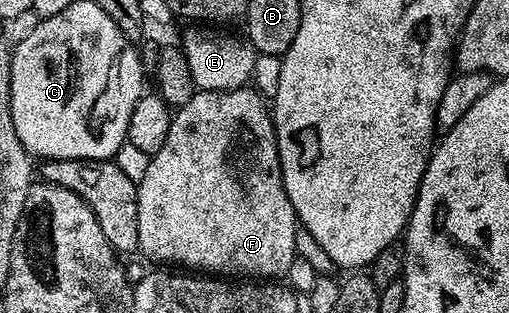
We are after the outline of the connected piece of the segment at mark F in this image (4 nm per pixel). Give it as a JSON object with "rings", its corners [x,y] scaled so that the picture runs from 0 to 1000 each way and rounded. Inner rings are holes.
{"rings":[[[495,278],[450,288],[403,288],[381,294],[369,329],[340,361],[336,419],[328,447],[308,489],[293,505],[289,559],[269,581],[269,645],[273,649],[273,776],[275,818],[295,821],[301,834],[342,834],[342,850],[371,866],[393,866],[403,879],[424,879],[434,891],[552,891],[552,882],[585,831],[580,802],[580,751],[587,728],[583,677],[564,636],[564,610],[552,556],[552,511],[544,479],[544,419],[536,409],[530,339]]]}

